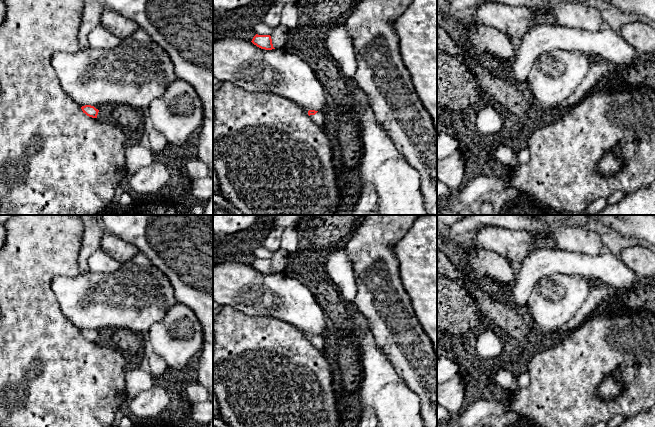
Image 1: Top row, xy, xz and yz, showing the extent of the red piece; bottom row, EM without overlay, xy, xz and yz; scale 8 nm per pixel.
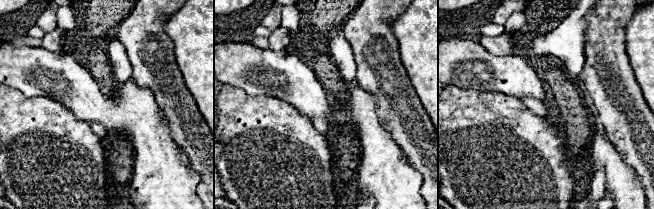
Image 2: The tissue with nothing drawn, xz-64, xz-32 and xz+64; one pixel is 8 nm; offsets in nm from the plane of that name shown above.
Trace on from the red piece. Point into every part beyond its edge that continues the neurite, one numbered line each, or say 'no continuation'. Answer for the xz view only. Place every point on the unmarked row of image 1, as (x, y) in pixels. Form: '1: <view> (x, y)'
1: xz (319, 342)

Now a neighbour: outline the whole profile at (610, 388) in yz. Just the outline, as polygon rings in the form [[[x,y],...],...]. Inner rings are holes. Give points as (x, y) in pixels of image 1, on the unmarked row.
[[[608,376],[599,387],[600,396],[605,399],[613,399],[619,395],[622,390],[622,383],[613,376]]]

